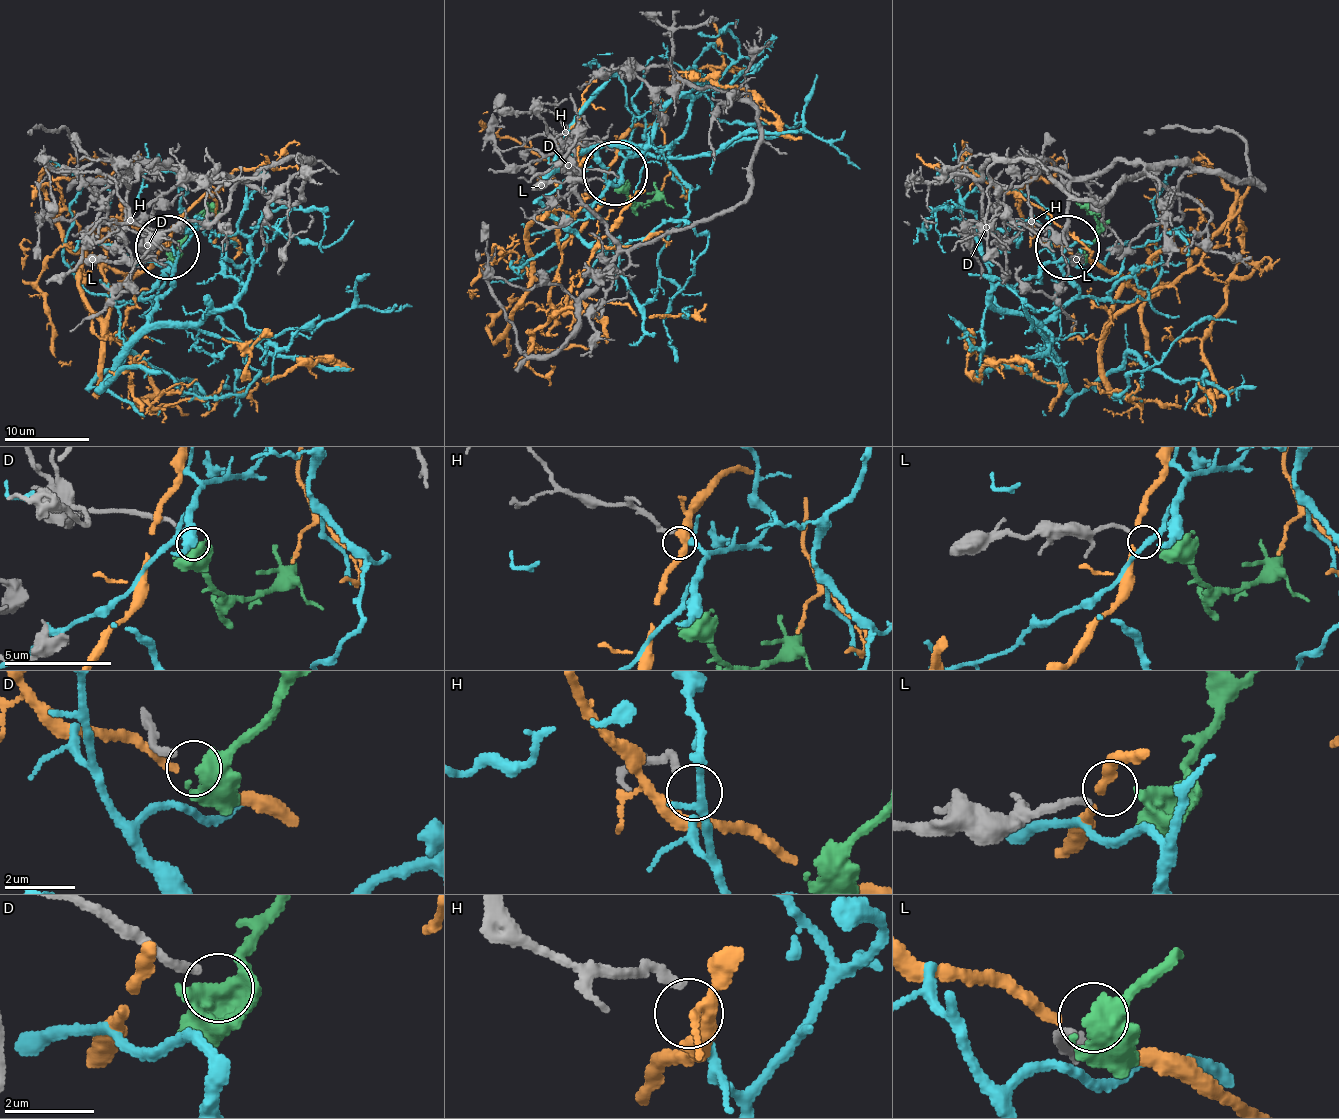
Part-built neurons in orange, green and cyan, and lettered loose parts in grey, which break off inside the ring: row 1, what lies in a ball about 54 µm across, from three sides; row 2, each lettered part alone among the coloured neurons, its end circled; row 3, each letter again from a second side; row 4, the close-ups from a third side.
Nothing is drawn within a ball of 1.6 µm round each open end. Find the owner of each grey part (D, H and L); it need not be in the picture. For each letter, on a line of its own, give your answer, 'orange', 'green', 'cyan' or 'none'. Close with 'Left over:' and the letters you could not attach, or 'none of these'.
D: green
H: cyan
L: none
Left over: L

